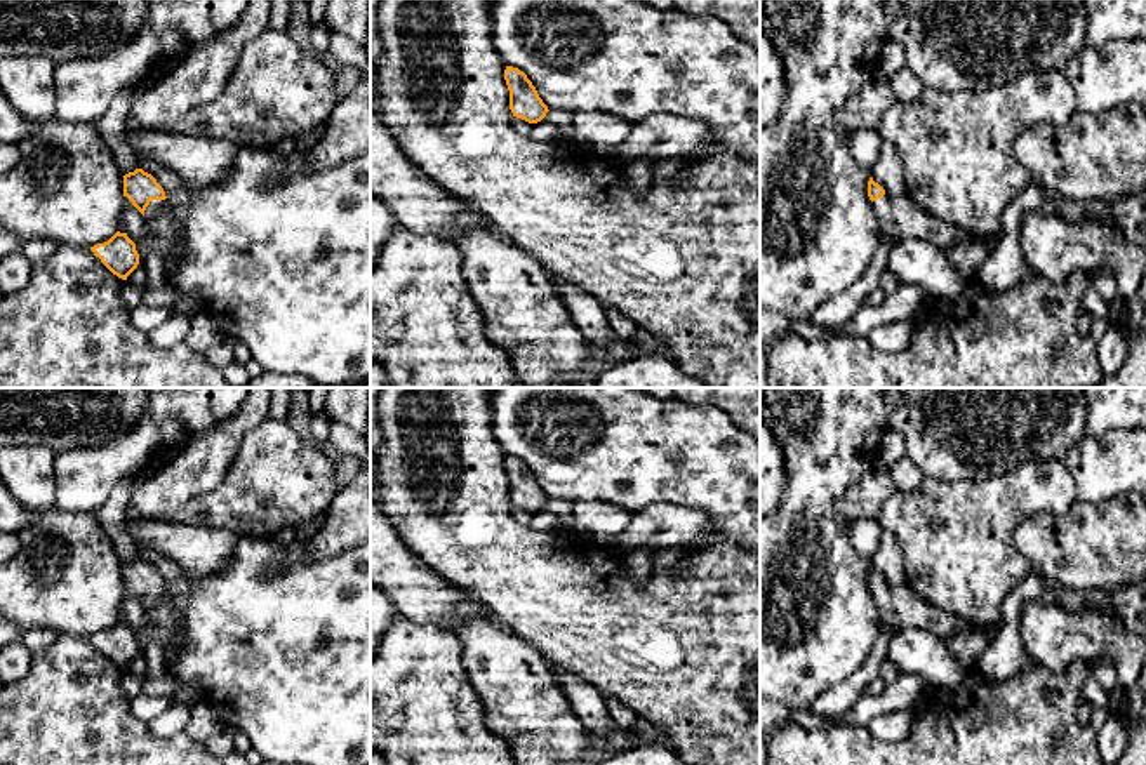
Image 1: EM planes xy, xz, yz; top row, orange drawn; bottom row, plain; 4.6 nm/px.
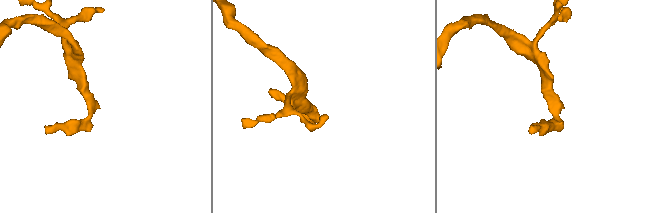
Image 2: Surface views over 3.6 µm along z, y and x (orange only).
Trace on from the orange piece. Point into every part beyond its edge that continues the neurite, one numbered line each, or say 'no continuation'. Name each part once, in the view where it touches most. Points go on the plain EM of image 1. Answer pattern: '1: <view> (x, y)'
1: xy (155, 595)

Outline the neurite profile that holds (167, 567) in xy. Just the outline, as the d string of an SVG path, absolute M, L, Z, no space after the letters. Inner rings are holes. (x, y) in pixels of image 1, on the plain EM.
M151 548L139 549L139 558L151 563L163 577L176 602L176 617L181 619L186 609L188 588L179 563L167 555Z

